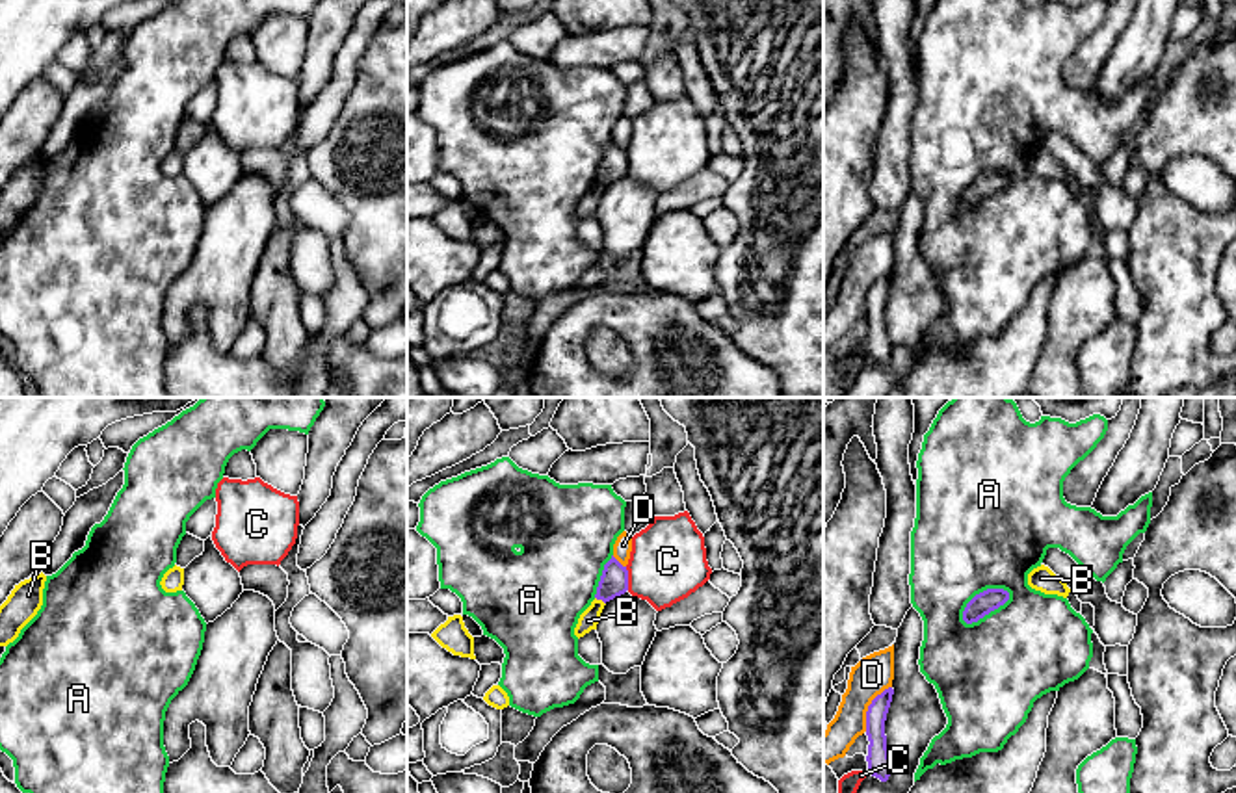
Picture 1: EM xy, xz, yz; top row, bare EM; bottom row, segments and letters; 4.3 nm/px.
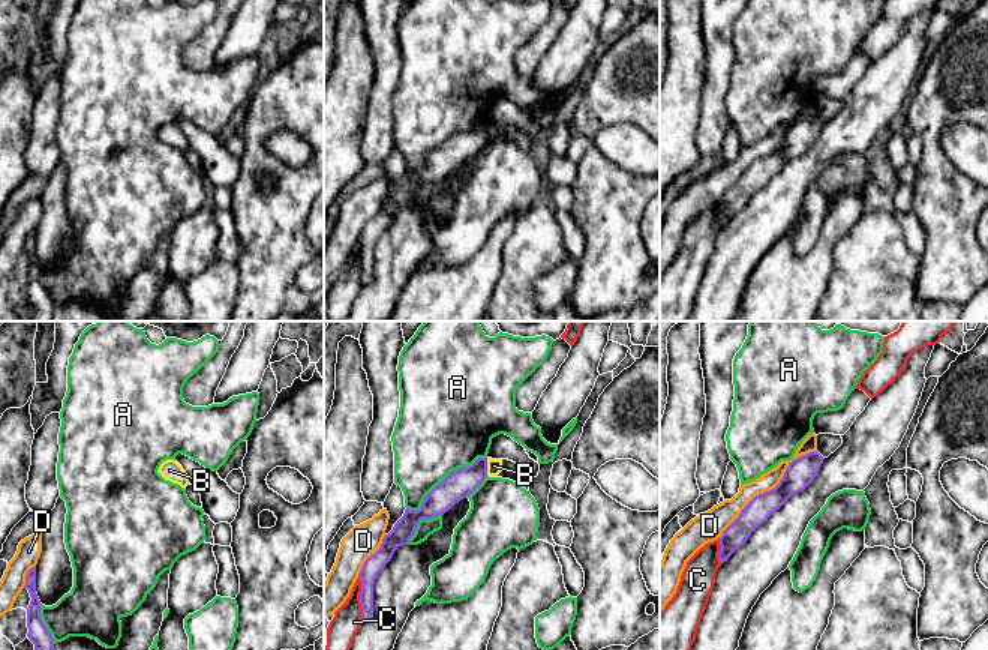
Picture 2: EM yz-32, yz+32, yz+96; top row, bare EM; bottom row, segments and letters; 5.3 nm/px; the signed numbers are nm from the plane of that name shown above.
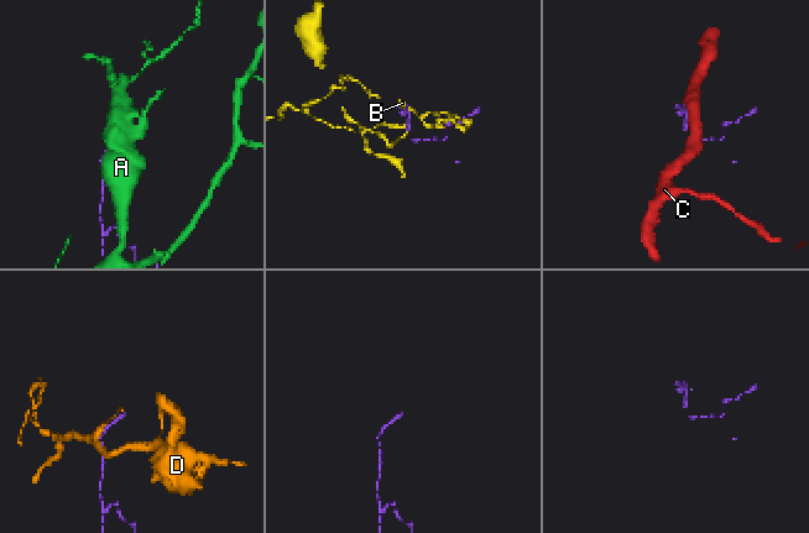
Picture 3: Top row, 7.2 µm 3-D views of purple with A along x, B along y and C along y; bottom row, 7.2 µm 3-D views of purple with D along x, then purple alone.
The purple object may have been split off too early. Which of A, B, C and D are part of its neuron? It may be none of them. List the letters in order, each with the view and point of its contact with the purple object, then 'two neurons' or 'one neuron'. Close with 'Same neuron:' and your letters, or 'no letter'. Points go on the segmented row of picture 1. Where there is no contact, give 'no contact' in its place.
A: yz (987, 613) | two neurons
B: xz (601, 598) | two neurons
C: xz (627, 578) | two neurons
D: yz (868, 706) | two neurons
Same neuron: no letter

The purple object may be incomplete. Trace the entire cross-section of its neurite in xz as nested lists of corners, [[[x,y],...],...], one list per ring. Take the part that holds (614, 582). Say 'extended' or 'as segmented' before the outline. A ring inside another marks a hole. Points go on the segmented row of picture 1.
as segmented; [[[611,555],[611,559],[604,565],[595,598],[606,604],[625,594],[626,591],[628,591],[628,570]]]

